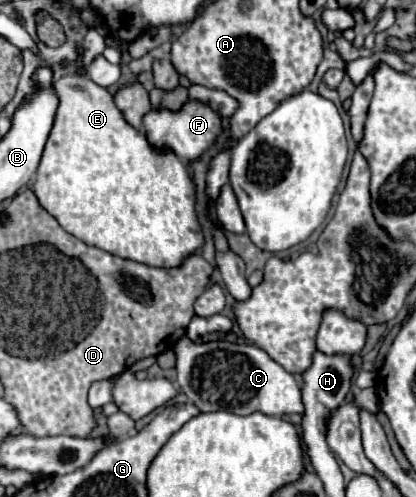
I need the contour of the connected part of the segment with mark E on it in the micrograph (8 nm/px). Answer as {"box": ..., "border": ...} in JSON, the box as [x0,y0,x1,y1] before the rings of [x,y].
{"box":[32,71,204,269],"border":[[[76,71],[76,73],[70,73],[70,75],[62,77],[60,81],[56,81],[54,89],[58,93],[60,105],[58,105],[58,111],[56,111],[56,119],[54,119],[54,127],[50,131],[48,143],[44,147],[44,155],[40,159],[36,181],[32,183],[32,191],[36,193],[40,205],[52,217],[56,217],[58,223],[68,233],[72,233],[74,237],[82,239],[88,245],[96,245],[96,247],[100,247],[100,249],[104,249],[108,253],[114,253],[118,257],[124,257],[124,259],[132,259],[132,261],[138,261],[138,263],[144,263],[144,265],[150,265],[150,267],[166,267],[166,269],[170,269],[170,267],[180,267],[190,255],[196,255],[202,249],[202,245],[204,245],[204,233],[202,233],[202,227],[200,227],[196,211],[194,211],[194,207],[196,207],[196,185],[190,179],[190,175],[186,171],[186,165],[174,153],[160,153],[154,147],[150,147],[148,141],[146,141],[146,135],[140,133],[140,131],[136,131],[134,127],[130,127],[124,121],[122,113],[114,105],[114,97],[104,87],[96,85],[86,75],[86,71]]]}

